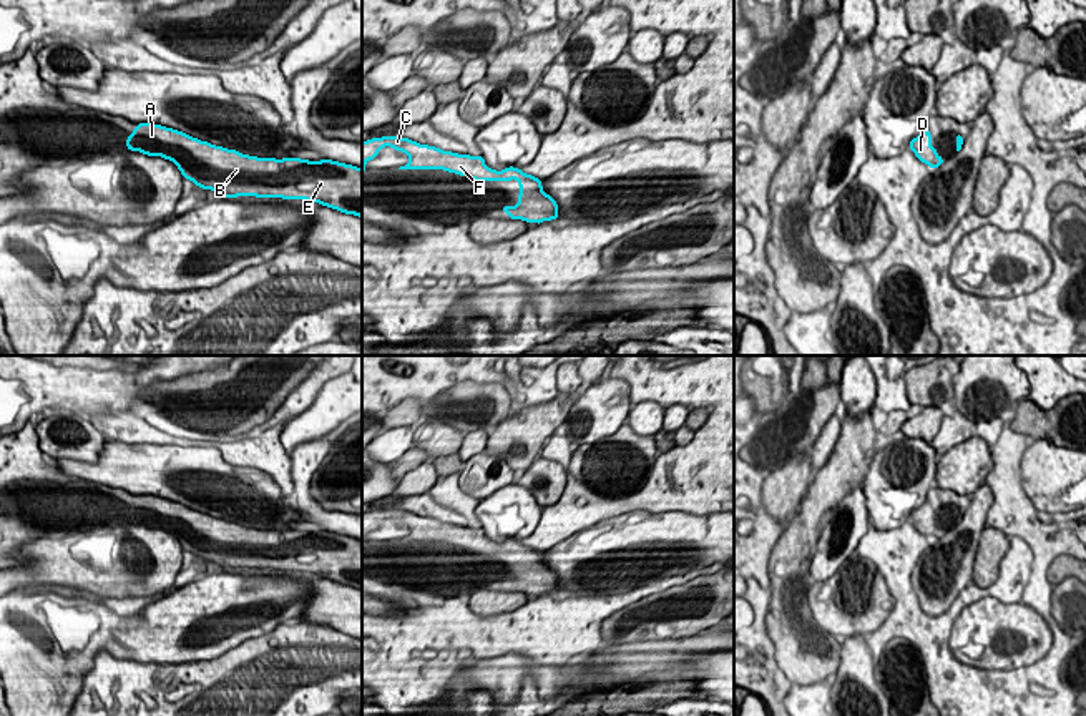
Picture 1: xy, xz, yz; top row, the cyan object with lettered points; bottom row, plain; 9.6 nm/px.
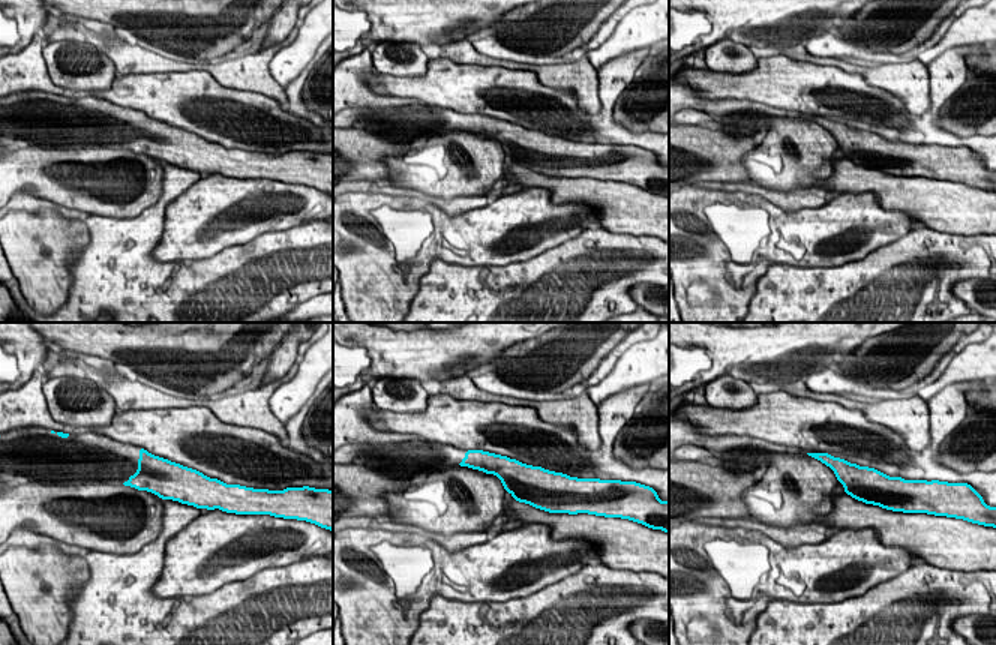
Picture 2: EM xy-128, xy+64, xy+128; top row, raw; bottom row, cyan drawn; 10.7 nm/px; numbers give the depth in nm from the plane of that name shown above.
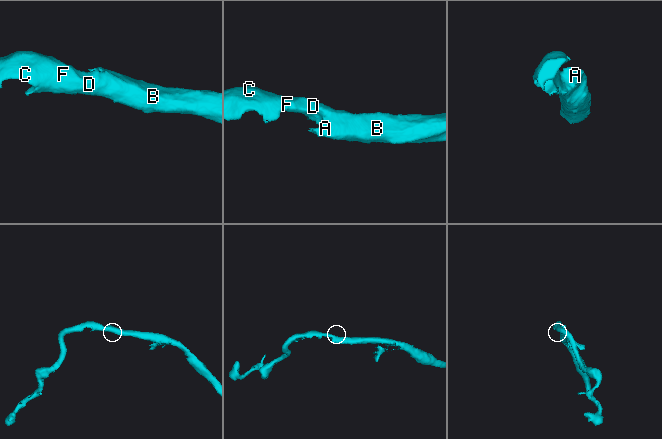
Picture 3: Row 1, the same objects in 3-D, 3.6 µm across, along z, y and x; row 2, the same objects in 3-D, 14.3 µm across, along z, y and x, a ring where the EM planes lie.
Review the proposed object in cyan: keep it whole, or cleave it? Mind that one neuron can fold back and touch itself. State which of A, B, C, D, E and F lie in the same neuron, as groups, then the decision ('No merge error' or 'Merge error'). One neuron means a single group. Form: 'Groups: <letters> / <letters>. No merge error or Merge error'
Groups: A B C D E F. No merge error

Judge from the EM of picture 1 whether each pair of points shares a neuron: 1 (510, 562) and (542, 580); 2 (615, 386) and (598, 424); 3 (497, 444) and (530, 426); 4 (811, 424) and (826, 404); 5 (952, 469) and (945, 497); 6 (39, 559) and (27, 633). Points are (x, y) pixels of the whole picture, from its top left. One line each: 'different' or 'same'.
1: same
2: same
3: same
4: same
5: different
6: different

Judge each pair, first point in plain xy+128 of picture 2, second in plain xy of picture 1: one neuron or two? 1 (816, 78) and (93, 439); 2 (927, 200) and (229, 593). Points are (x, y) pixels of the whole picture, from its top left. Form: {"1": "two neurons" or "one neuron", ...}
{"1": "two neurons", "2": "two neurons"}

